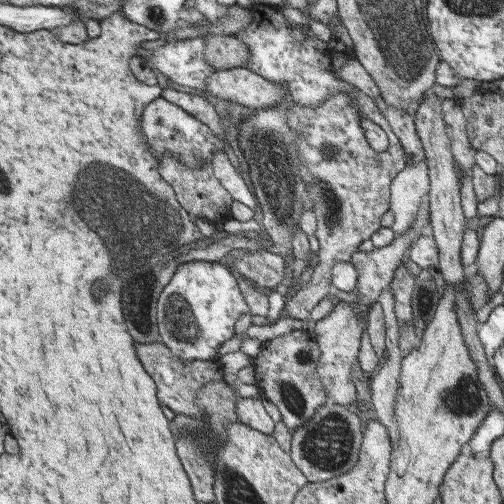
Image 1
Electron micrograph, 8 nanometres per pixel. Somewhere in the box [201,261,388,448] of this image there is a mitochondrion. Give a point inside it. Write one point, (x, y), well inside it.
(295, 402)

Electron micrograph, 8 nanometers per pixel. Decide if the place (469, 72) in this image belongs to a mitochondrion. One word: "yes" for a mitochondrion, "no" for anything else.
no

